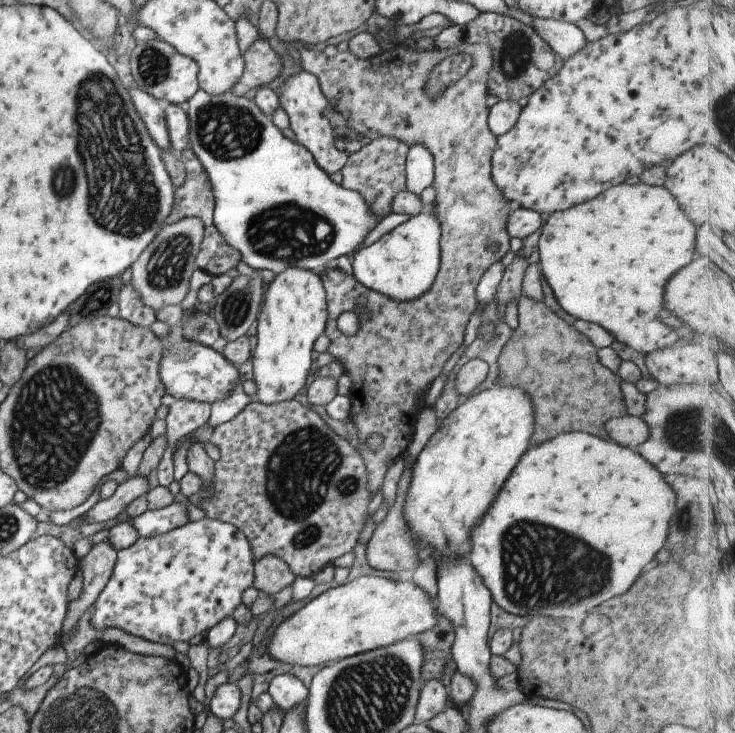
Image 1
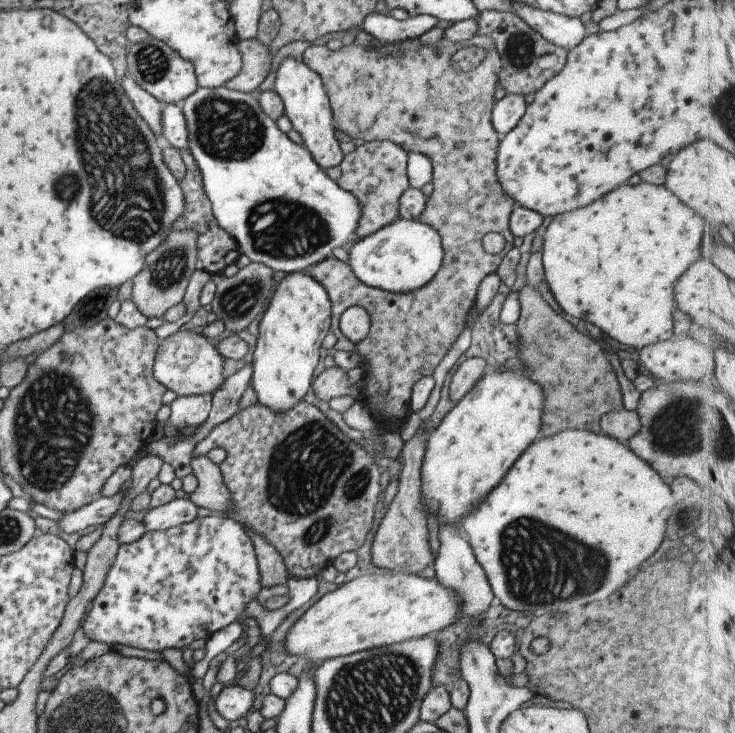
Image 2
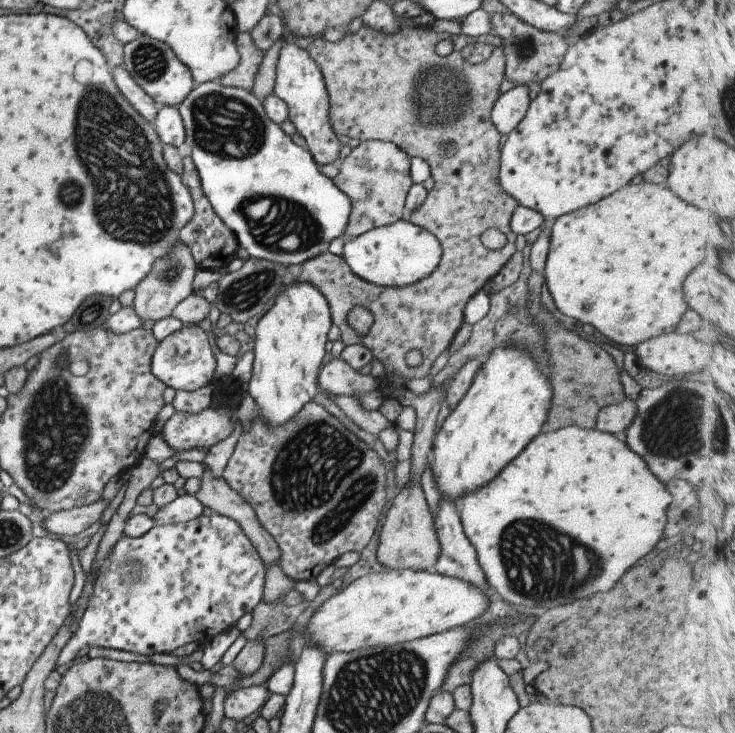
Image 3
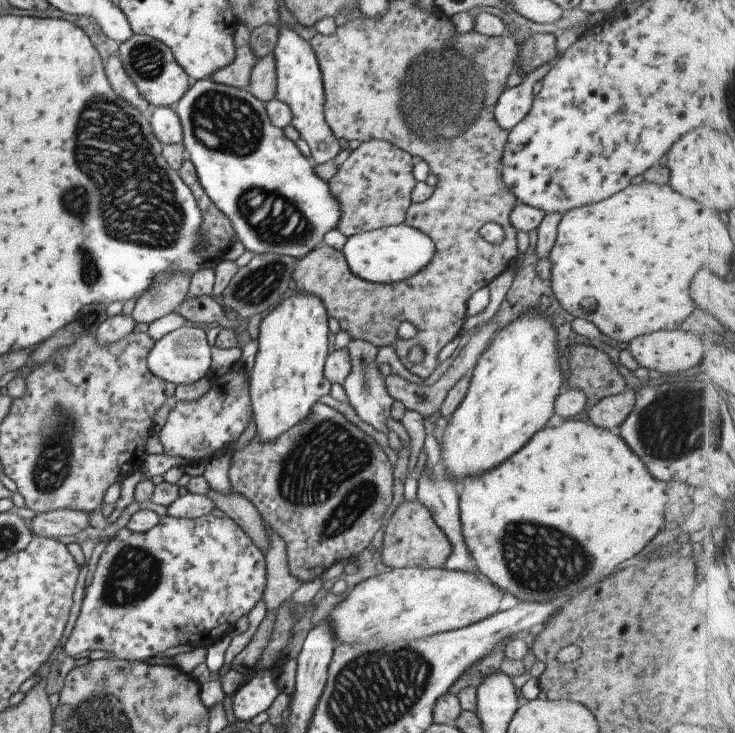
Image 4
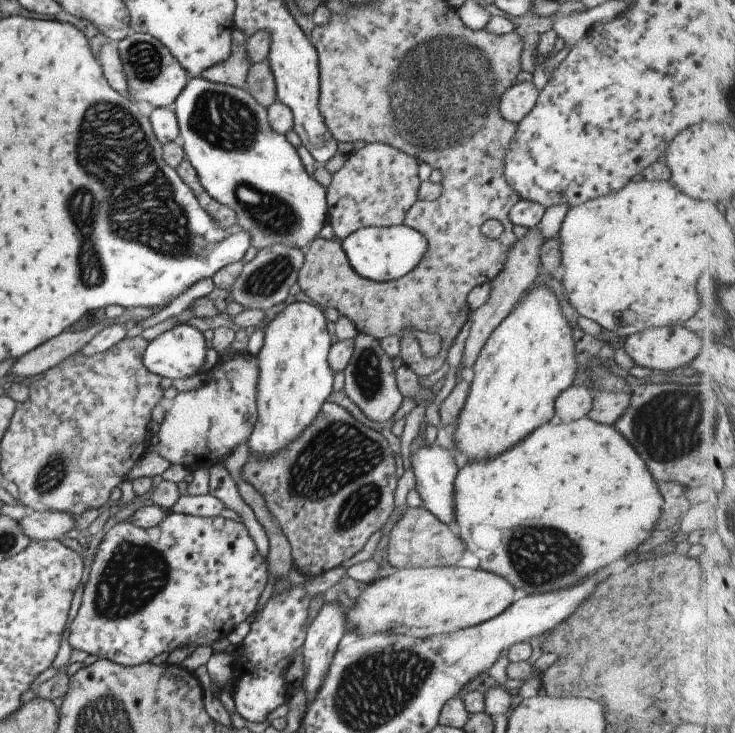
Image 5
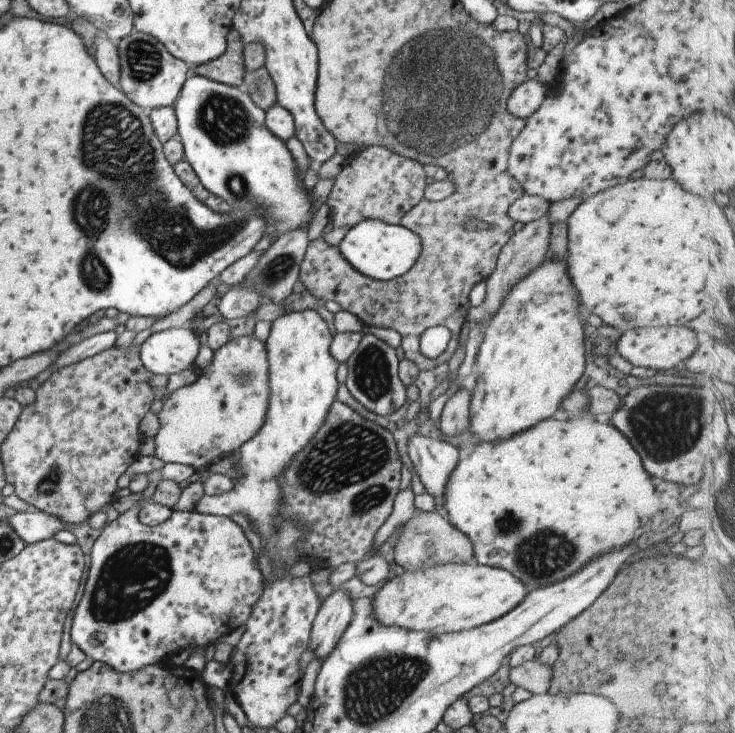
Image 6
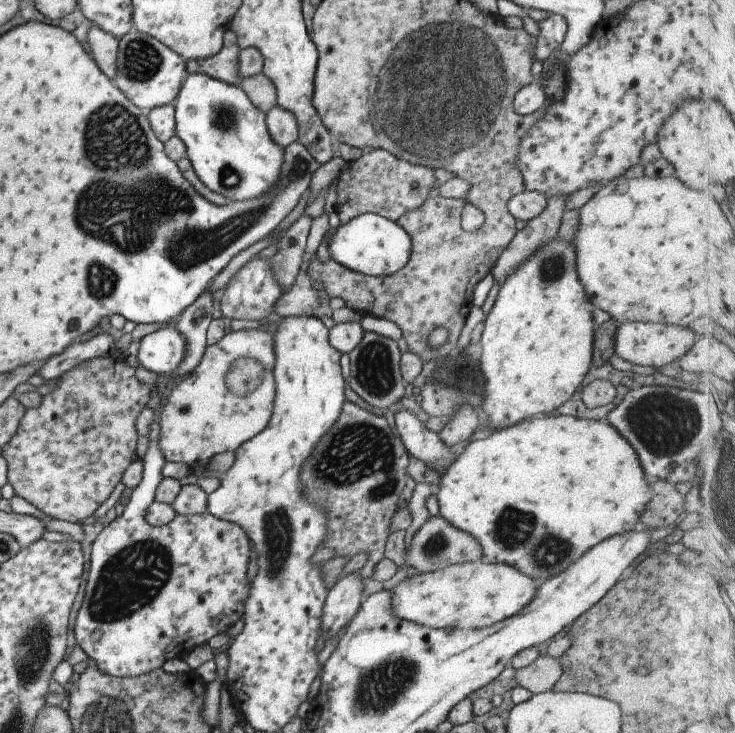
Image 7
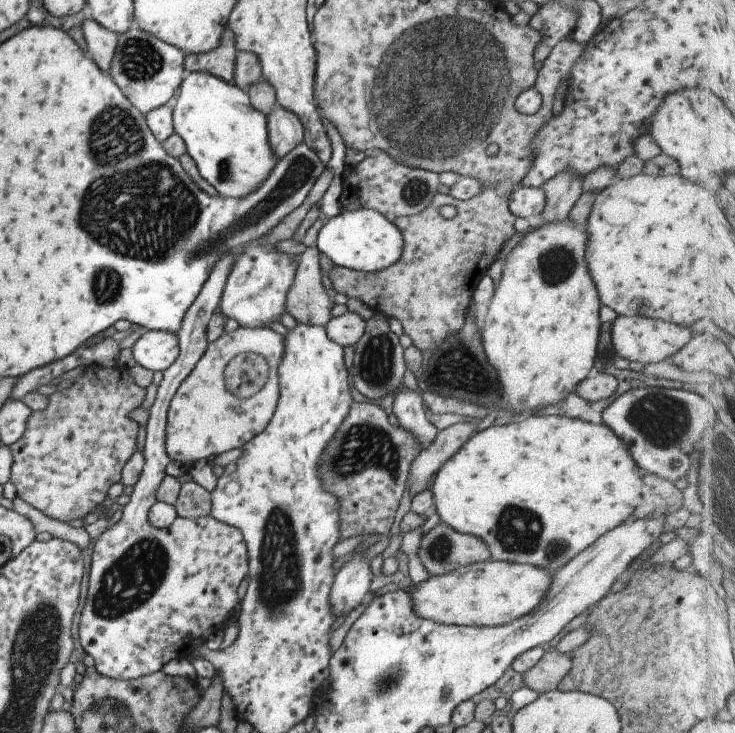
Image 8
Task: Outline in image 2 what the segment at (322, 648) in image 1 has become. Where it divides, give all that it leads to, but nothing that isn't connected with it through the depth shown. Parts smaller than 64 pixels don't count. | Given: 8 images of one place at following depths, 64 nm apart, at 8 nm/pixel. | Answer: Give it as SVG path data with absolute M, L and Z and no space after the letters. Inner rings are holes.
M401 571L371 572L357 577L348 583L343 583L334 591L325 593L317 602L313 603L313 605L310 606L287 630L286 635L284 636L283 650L284 653L296 655L297 658L303 657L310 662L320 663L324 660L329 660L330 658L349 656L350 654L367 649L389 646L409 639L431 635L433 632L441 630L441 628L445 628L447 624L453 624L455 620L460 618L459 614L461 614L461 598L457 596L457 592L455 592L453 588L447 588L447 586L439 584L439 582L435 580L435 577L431 578L431 580L427 580L427 578L421 578L421 576L416 576L414 574L402 573Z

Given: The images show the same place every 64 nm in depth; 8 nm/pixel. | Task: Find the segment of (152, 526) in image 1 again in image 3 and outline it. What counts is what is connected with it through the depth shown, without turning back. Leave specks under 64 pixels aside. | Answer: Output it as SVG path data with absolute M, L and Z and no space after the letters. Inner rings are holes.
M195 495L177 496L175 500L165 506L158 507L157 512L151 516L153 526L163 526L163 524L179 524L189 522L197 518L203 512L203 504L195 498Z

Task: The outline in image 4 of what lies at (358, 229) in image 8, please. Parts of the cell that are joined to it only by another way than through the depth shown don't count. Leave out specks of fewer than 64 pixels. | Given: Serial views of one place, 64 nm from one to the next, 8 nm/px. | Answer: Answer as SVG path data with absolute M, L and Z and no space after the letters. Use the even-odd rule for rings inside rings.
M403 222L346 238L342 253L355 276L375 284L393 284L414 277L423 266L427 266L435 254L435 246L427 234Z

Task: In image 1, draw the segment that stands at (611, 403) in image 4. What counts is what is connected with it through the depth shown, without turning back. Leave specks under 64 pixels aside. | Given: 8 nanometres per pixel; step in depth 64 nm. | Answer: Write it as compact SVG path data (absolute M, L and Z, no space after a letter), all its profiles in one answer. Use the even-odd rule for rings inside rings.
M625 413L625 416L607 420L604 428L609 439L621 446L630 448L632 451L635 451L635 448L641 442L645 442L647 436L649 436L647 426L645 426L643 420L639 417L628 415L627 413Z

